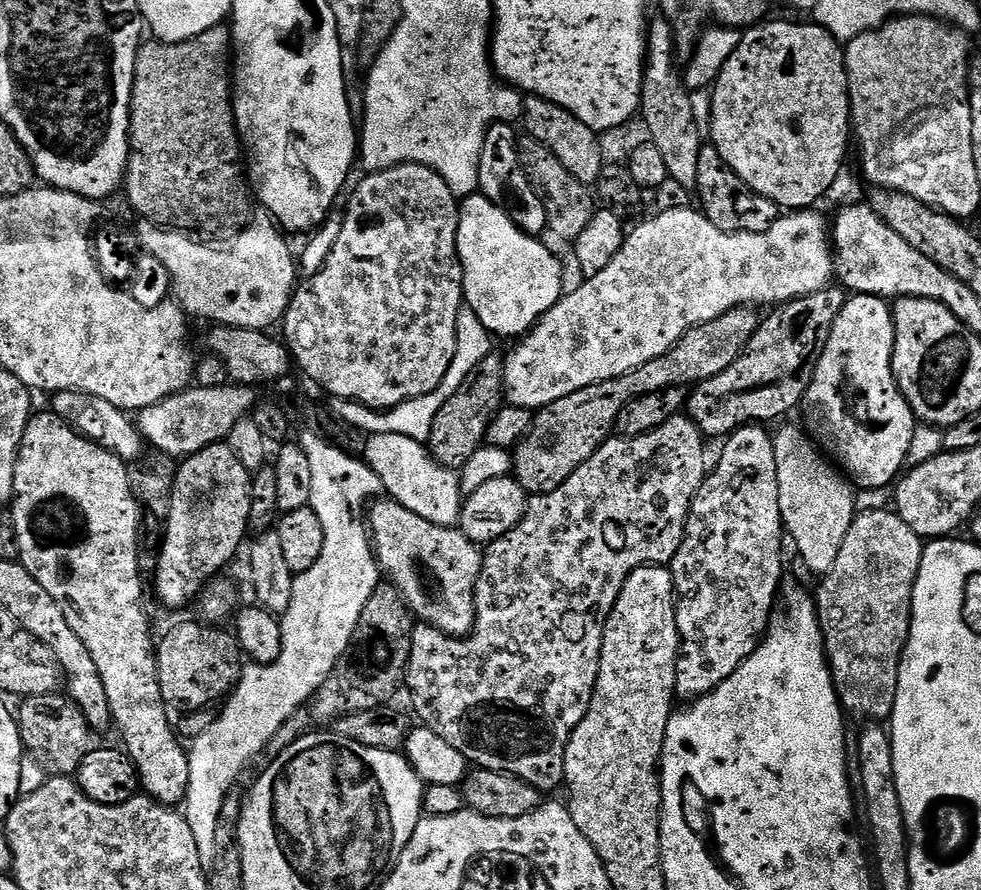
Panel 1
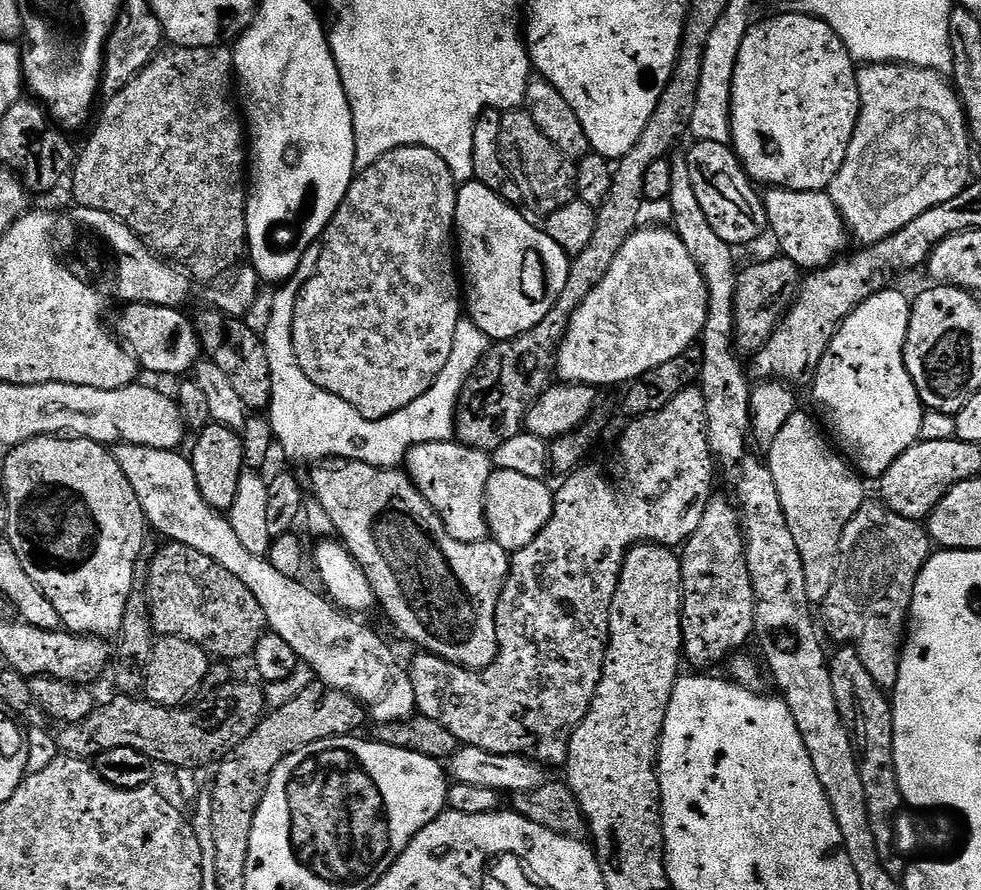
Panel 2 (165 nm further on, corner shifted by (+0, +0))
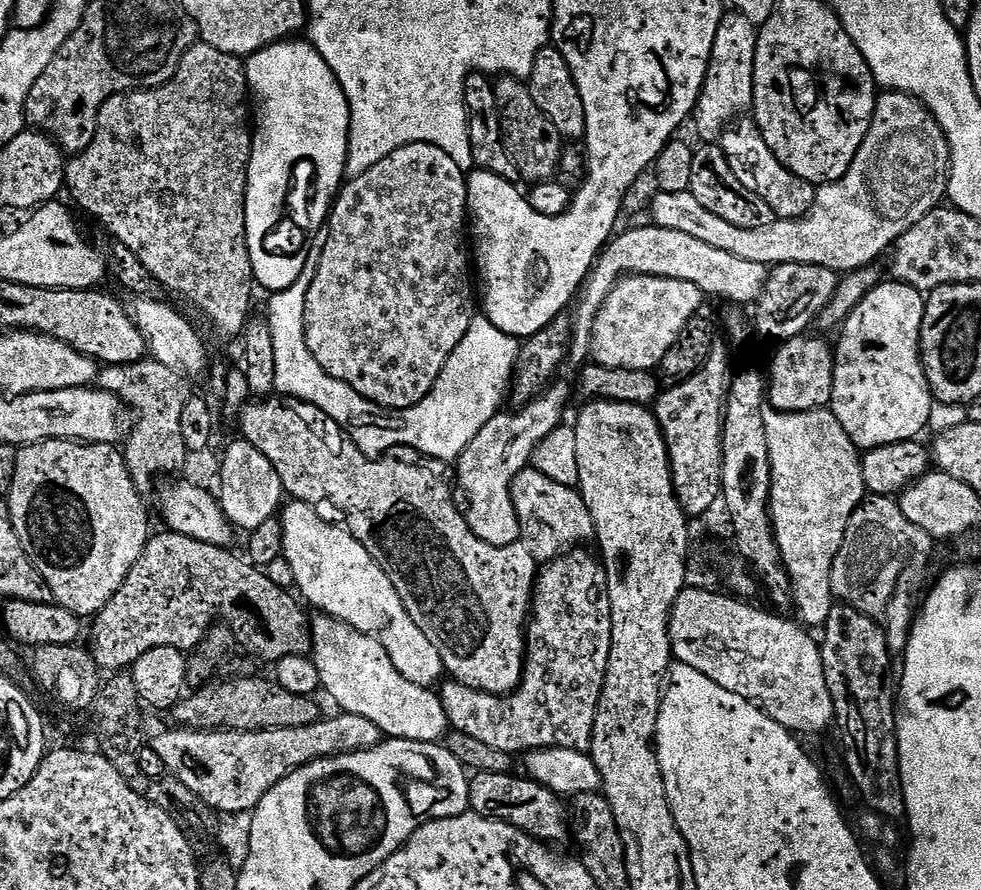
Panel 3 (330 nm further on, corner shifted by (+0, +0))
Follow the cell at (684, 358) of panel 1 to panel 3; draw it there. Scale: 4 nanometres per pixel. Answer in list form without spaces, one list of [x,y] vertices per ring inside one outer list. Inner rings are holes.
[[[777,264],[769,271],[768,281],[762,286],[754,311],[754,328],[775,342],[783,342],[795,336],[805,335],[811,324],[817,323],[820,312],[834,298],[834,290],[840,284],[841,273],[826,266],[813,264]]]

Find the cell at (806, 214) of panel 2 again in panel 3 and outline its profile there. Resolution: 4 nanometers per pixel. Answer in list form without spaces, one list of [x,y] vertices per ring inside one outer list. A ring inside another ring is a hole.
[[[746,118],[737,119],[729,124],[718,141],[730,170],[734,170],[734,178],[738,178],[738,182],[742,182],[746,190],[758,194],[758,198],[762,198],[762,202],[766,202],[766,206],[774,210],[777,218],[793,220],[804,216],[816,201],[817,185],[798,178],[798,174],[782,166],[782,162],[774,158],[770,146],[766,146],[760,129],[756,127],[755,119],[744,119]]]

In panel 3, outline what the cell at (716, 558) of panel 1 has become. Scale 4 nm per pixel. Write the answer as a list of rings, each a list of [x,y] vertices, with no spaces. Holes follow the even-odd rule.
[[[805,334],[783,341],[772,356],[772,365],[766,368],[766,400],[778,412],[805,412],[811,408],[828,406],[832,403],[834,390],[834,366],[836,354],[831,343],[827,344],[820,336]]]

